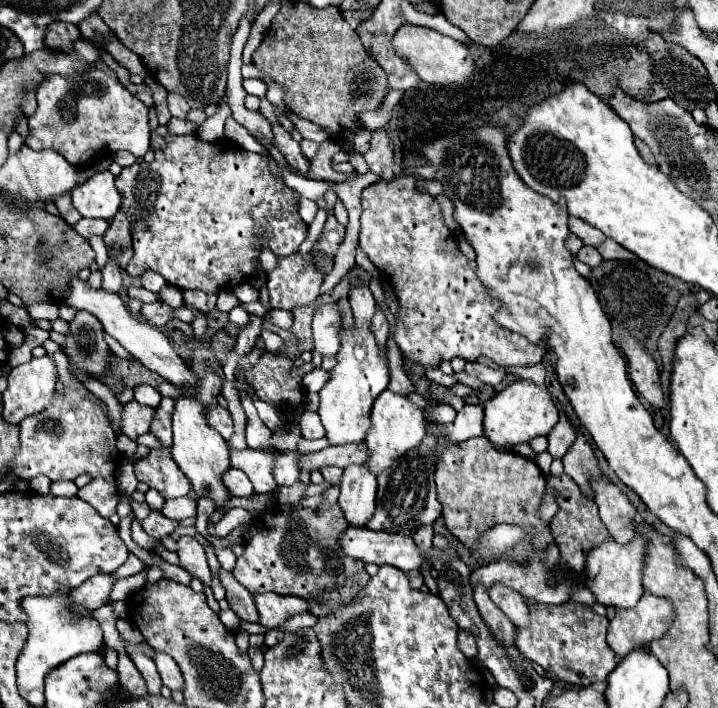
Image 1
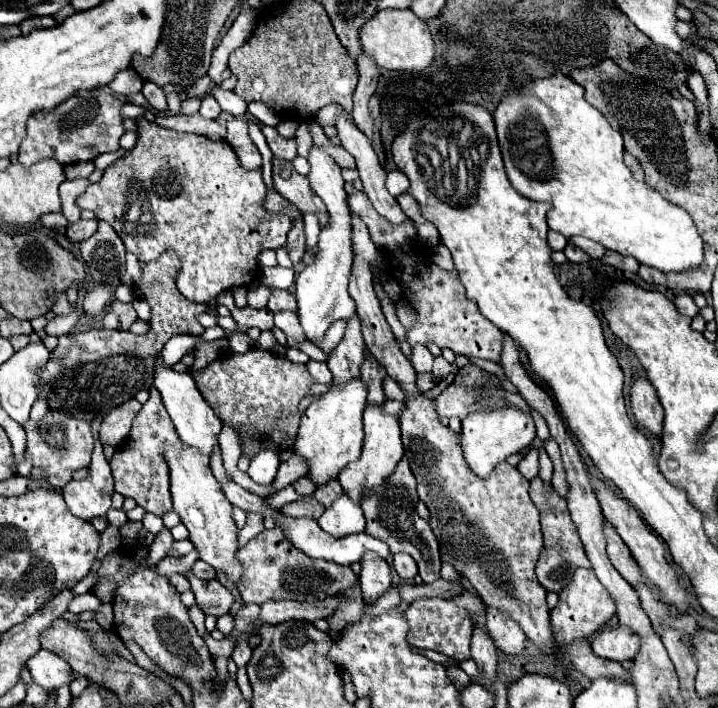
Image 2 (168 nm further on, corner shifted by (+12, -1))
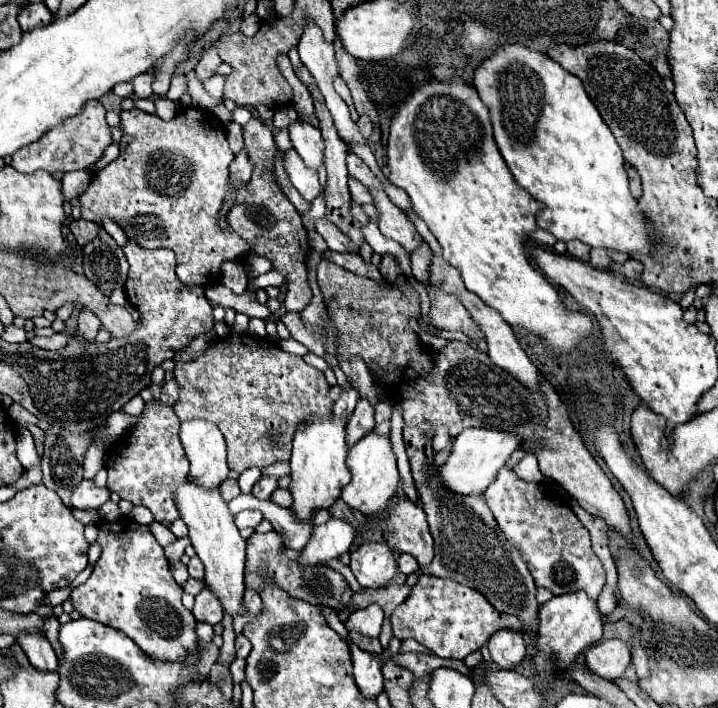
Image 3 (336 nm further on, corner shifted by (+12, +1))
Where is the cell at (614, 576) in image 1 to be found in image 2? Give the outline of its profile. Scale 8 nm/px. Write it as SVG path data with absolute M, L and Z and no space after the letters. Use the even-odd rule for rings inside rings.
M578 569L574 573L572 581L568 583L568 587L560 593L558 605L550 611L550 627L552 627L556 641L562 641L568 645L576 639L586 639L592 633L596 633L602 625L606 625L606 621L614 615L614 611L616 611L616 607L612 603L612 597L600 585L594 571L592 569Z

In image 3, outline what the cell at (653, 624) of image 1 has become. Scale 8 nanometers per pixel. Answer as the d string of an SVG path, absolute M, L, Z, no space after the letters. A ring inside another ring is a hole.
M622 639L598 641L586 651L586 667L608 681L622 677L628 665L630 665L630 649Z

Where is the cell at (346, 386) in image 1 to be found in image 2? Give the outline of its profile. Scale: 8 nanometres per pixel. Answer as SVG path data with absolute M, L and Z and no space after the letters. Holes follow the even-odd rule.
M360 379L336 387L332 385L328 393L320 395L302 415L294 453L304 457L308 463L308 477L316 487L328 479L336 479L338 473L352 461L360 457L364 429L362 429L362 411L366 407L366 387Z

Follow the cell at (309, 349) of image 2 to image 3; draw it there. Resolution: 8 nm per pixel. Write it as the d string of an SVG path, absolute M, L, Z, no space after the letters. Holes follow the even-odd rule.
M251 318L249 321L248 333L260 338L266 337L267 333L265 324L266 321L263 319Z

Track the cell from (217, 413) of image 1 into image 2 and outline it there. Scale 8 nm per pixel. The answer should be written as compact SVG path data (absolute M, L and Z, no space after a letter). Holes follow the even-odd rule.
M158 363L156 375L154 375L154 385L162 393L162 401L170 413L170 419L172 419L176 433L182 439L182 443L198 449L200 453L210 455L212 449L218 445L218 435L220 435L222 423L220 423L220 419L216 419L212 407L204 401L204 397L196 389L194 379L188 373L178 373L178 371Z

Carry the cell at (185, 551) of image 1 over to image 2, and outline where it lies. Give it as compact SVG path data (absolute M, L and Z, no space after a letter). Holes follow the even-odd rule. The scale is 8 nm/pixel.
M188 573L186 577L192 583L192 593L196 595L196 605L206 615L220 617L230 611L234 597L226 587L222 587L218 581L200 581L192 573Z

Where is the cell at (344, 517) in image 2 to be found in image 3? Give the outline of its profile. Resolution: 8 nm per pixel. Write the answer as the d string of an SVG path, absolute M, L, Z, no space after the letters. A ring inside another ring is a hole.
M332 517L326 521L326 525L314 527L312 541L304 547L302 557L298 561L302 565L326 563L328 559L340 557L342 553L350 551L354 537L356 537L356 531L346 519Z

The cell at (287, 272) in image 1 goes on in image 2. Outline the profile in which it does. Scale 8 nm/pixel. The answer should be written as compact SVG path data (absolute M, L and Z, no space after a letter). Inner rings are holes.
M272 289L272 297L268 301L268 309L272 313L284 311L284 309L286 311L296 311L296 299L288 291L284 291L284 289Z

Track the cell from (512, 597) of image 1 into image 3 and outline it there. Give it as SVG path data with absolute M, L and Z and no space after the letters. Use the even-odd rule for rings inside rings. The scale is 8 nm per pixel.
M498 629L488 641L488 649L500 669L514 669L526 655L524 637L514 629Z

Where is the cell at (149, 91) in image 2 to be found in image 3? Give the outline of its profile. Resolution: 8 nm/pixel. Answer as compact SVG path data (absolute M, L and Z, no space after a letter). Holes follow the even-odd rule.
M142 73L142 75L138 75L138 77L132 81L132 85L134 85L134 93L136 93L140 99L148 99L148 97L152 97L152 87L150 87L150 83L152 83L152 75L150 75L150 73Z

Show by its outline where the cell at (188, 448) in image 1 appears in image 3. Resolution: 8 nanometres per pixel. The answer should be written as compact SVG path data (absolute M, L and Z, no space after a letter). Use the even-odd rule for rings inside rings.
M192 477L178 483L176 489L176 507L180 519L188 525L188 537L196 555L204 563L208 587L220 597L222 607L236 615L242 607L242 597L246 591L244 585L244 563L246 563L246 541L240 537L238 527L234 525L234 515L228 509L228 503L222 499L222 491L218 487L206 489L200 487Z

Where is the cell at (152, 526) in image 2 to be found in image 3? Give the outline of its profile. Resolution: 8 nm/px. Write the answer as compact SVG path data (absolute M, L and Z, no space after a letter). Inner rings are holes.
M154 521L152 525L150 525L150 531L154 533L154 537L160 545L168 545L170 541L174 541L176 537L170 533L170 529L168 527L164 527L162 523L158 523L158 521Z

